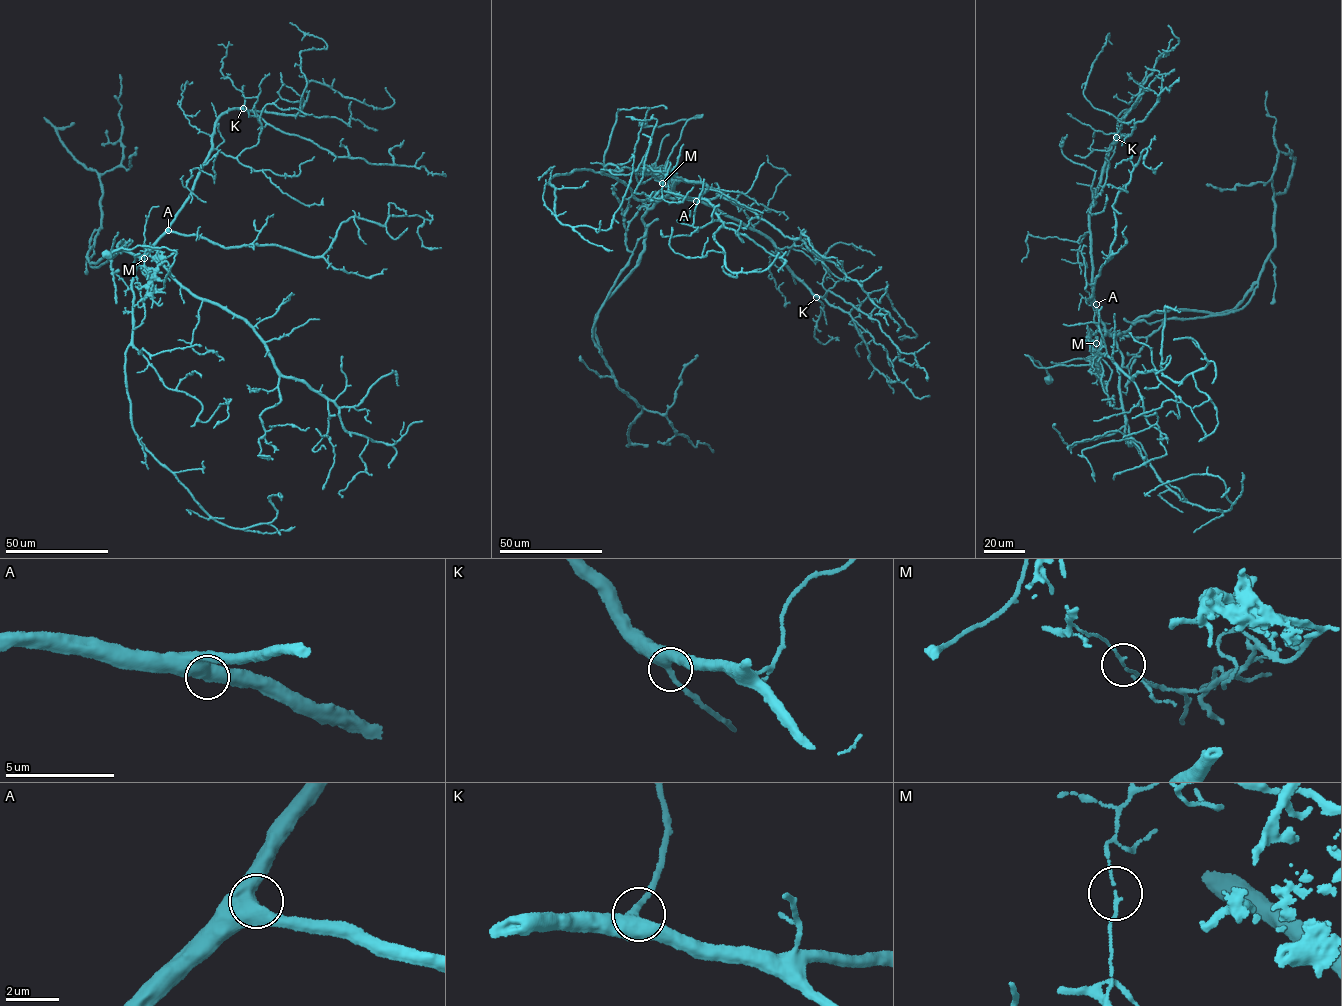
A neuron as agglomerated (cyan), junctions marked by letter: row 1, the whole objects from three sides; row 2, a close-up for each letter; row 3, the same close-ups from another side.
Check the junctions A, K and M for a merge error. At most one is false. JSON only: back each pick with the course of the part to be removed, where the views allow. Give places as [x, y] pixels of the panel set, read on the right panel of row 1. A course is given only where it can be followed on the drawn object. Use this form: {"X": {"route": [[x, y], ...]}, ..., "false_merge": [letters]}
{"M": {"route": [[1097, 343], [1098, 367], [1091, 364], [1038, 367], [1025, 355], [1045, 368], [1047, 383]]}, "false_merge": ["M"]}

